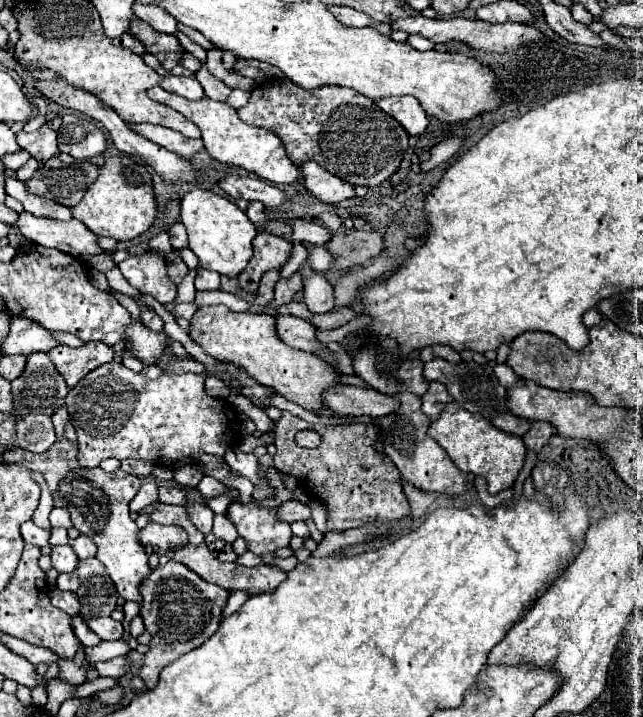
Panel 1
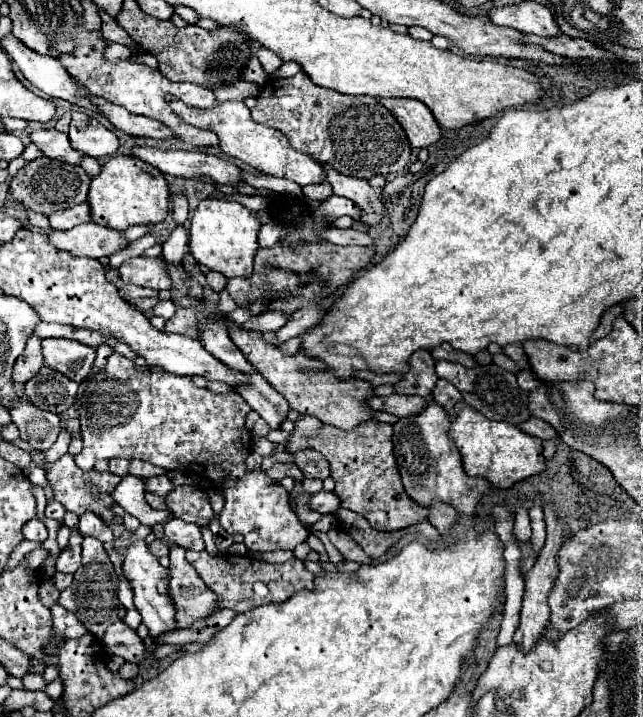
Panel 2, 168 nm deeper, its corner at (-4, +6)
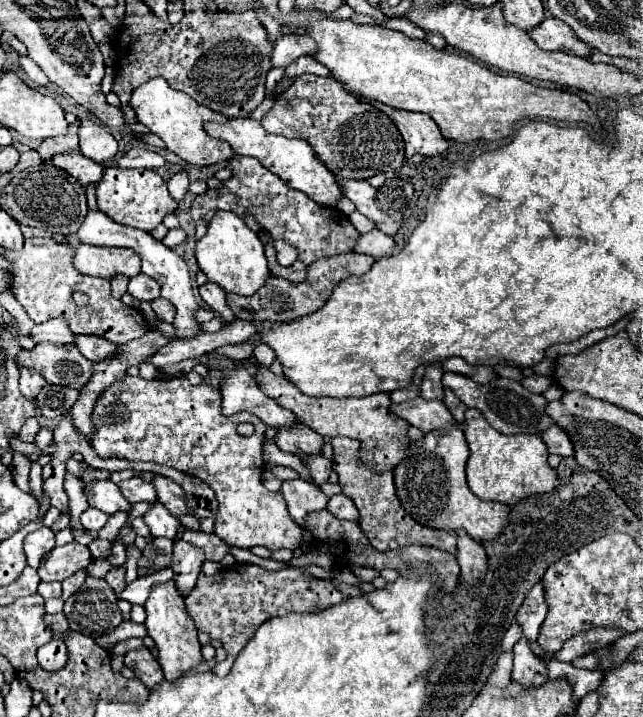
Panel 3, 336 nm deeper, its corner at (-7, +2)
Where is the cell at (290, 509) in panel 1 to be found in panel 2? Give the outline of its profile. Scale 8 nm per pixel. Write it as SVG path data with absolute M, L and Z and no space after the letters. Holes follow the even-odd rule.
M318 492L318 494L312 494L310 498L310 508L320 512L320 514L332 514L340 508L340 498L334 494L334 492Z

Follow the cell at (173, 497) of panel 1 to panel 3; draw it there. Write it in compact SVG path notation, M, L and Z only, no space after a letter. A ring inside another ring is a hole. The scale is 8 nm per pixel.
M131 478L127 482L121 482L119 486L121 490L125 490L125 498L129 498L129 502L157 502L153 482L147 482L143 478Z

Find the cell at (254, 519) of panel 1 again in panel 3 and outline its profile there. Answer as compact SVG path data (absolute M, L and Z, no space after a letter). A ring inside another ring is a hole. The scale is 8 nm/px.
M125 374L97 398L91 422L95 428L91 446L99 458L155 462L209 484L219 502L215 534L229 546L263 546L269 552L281 548L297 550L301 546L303 530L291 520L283 494L269 492L261 484L261 446L267 426L249 412L225 416L221 412L221 394L217 394L217 378L213 378L213 374L199 386L189 384L185 376L143 380L141 376ZM241 422L251 422L255 434L241 436L237 432L237 424Z

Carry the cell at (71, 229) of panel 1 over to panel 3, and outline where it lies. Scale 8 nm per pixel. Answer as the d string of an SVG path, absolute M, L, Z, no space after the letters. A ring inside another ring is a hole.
M77 244L73 254L73 266L81 274L101 276L111 280L117 274L133 276L141 272L141 258L131 248L109 248L109 246L91 246Z

